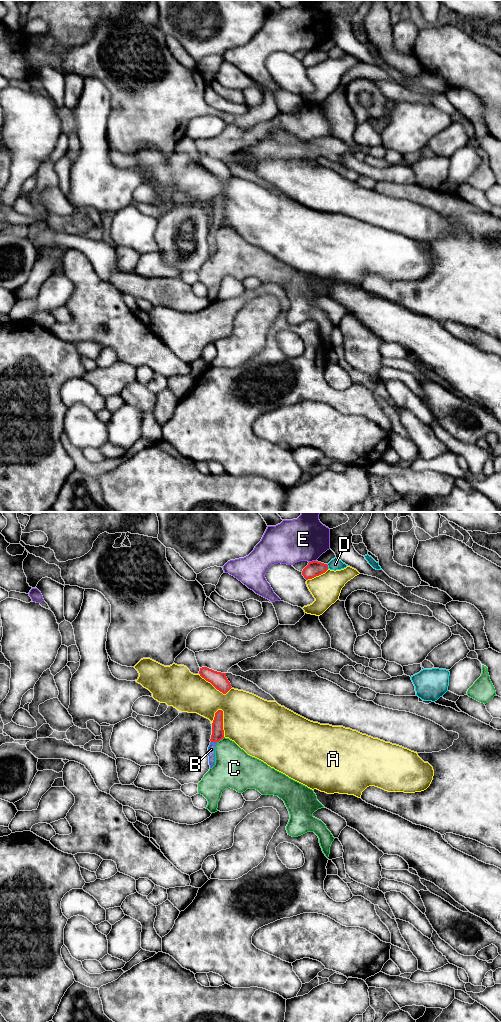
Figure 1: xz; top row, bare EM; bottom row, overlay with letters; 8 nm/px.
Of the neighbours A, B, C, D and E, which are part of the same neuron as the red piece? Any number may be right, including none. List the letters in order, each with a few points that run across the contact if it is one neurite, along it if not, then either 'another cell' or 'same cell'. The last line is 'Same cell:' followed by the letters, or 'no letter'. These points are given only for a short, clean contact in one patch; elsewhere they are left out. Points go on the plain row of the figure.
A: another cell
B: same cell
C: xz (224, 225), (217, 230) | another cell
D: another cell
E: another cell
Same cell: B

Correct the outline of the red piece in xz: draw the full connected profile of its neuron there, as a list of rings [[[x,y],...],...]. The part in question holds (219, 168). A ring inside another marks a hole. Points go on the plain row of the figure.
[[[202,155],[200,156],[199,162],[223,182],[226,182],[232,176],[226,165],[226,161],[217,160],[207,155]]]

